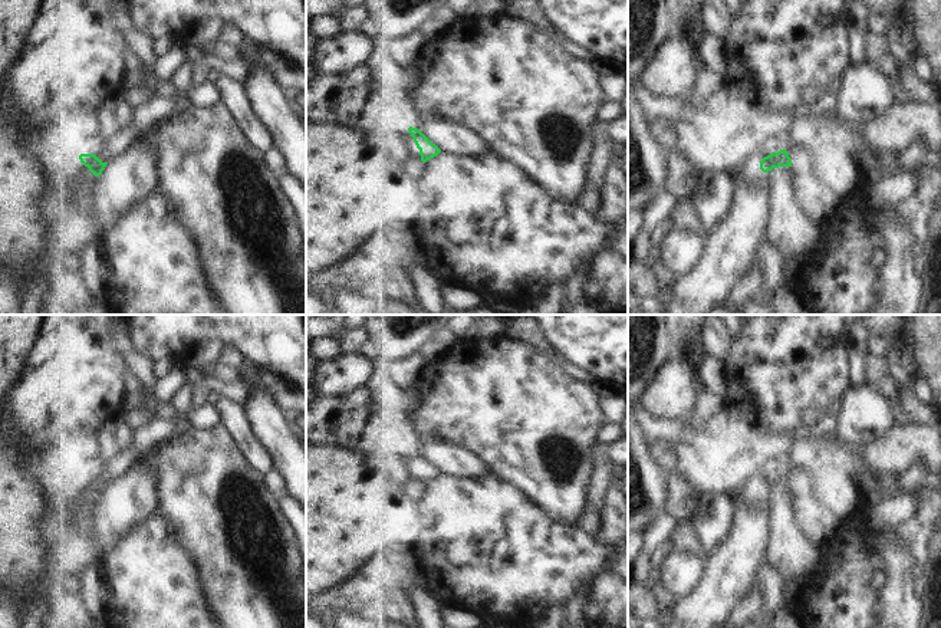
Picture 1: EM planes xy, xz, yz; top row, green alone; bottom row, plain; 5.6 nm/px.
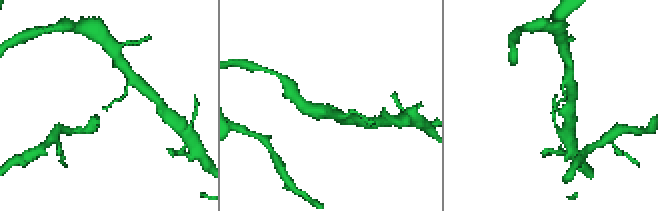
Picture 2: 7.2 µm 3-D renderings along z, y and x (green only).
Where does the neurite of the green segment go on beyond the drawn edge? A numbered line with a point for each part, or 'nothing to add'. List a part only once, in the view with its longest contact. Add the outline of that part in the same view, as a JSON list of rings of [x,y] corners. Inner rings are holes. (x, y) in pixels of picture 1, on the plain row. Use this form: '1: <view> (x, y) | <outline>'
1: xz (402, 467) | [[[408,448],[402,450],[395,460],[372,461],[369,473],[379,480],[385,480],[388,476],[392,476],[397,480],[405,480],[411,484],[421,483],[419,471],[417,470]]]

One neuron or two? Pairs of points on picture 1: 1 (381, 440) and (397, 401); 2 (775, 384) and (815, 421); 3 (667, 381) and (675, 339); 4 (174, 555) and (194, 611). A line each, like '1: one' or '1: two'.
1: one
2: one
3: two
4: one

